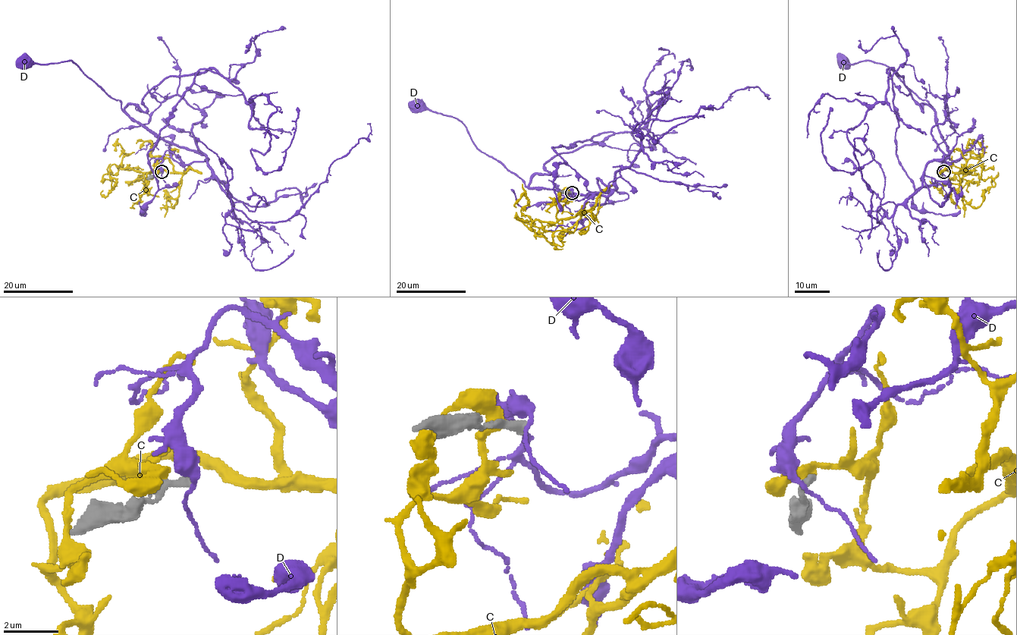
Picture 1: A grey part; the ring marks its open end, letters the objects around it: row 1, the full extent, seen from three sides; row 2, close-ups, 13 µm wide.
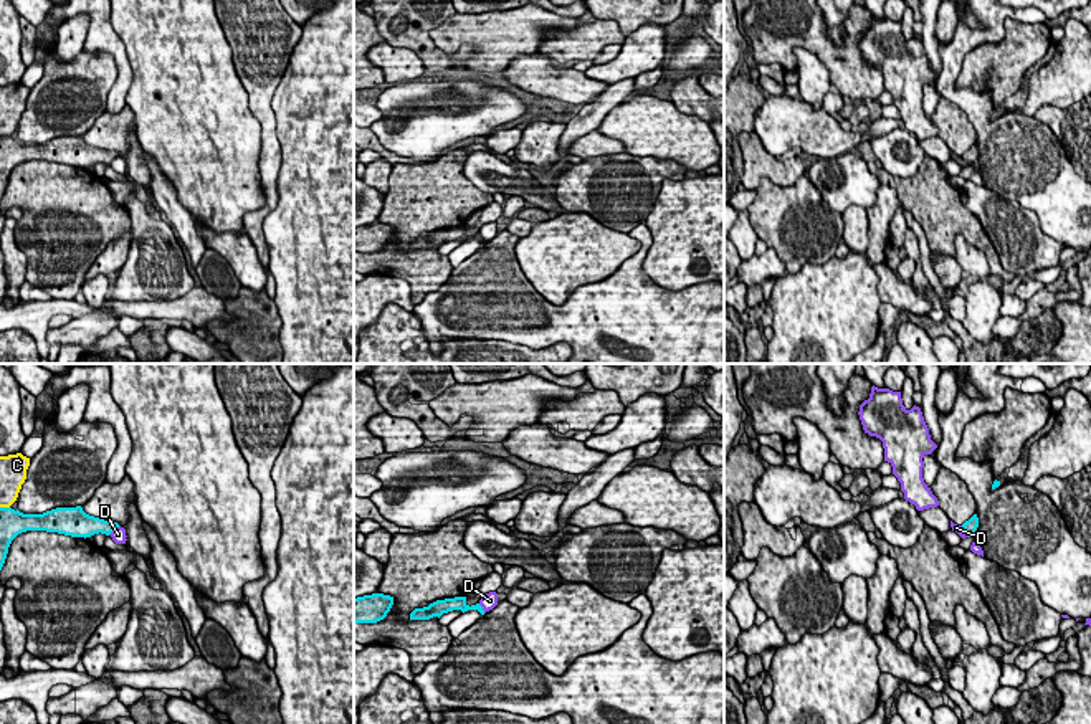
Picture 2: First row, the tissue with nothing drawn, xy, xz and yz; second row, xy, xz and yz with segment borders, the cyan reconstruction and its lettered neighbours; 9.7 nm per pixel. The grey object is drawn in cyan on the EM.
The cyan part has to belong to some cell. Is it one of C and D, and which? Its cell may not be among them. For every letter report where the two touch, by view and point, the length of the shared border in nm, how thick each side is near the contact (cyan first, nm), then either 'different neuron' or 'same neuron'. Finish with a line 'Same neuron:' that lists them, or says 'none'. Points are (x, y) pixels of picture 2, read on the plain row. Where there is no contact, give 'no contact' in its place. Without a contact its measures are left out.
C: meets cyan in xy at (5, 138); contact 100 nm long; 260 nm thick on the cyan side, 220 nm on the other; different neuron
D: meets cyan in xy at (113, 159); contact 150 nm long; 200 nm thick on the cyan side, 140 nm on the other; different neuron
Same neuron: none

